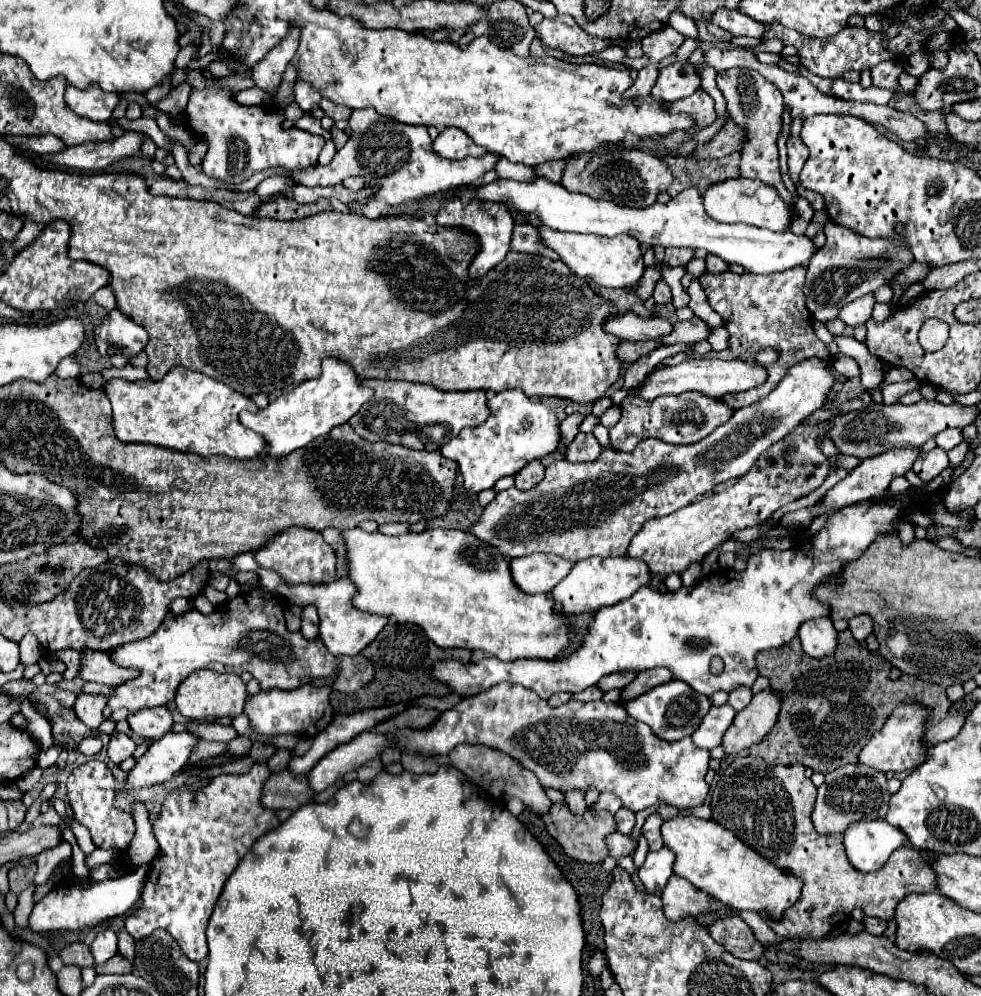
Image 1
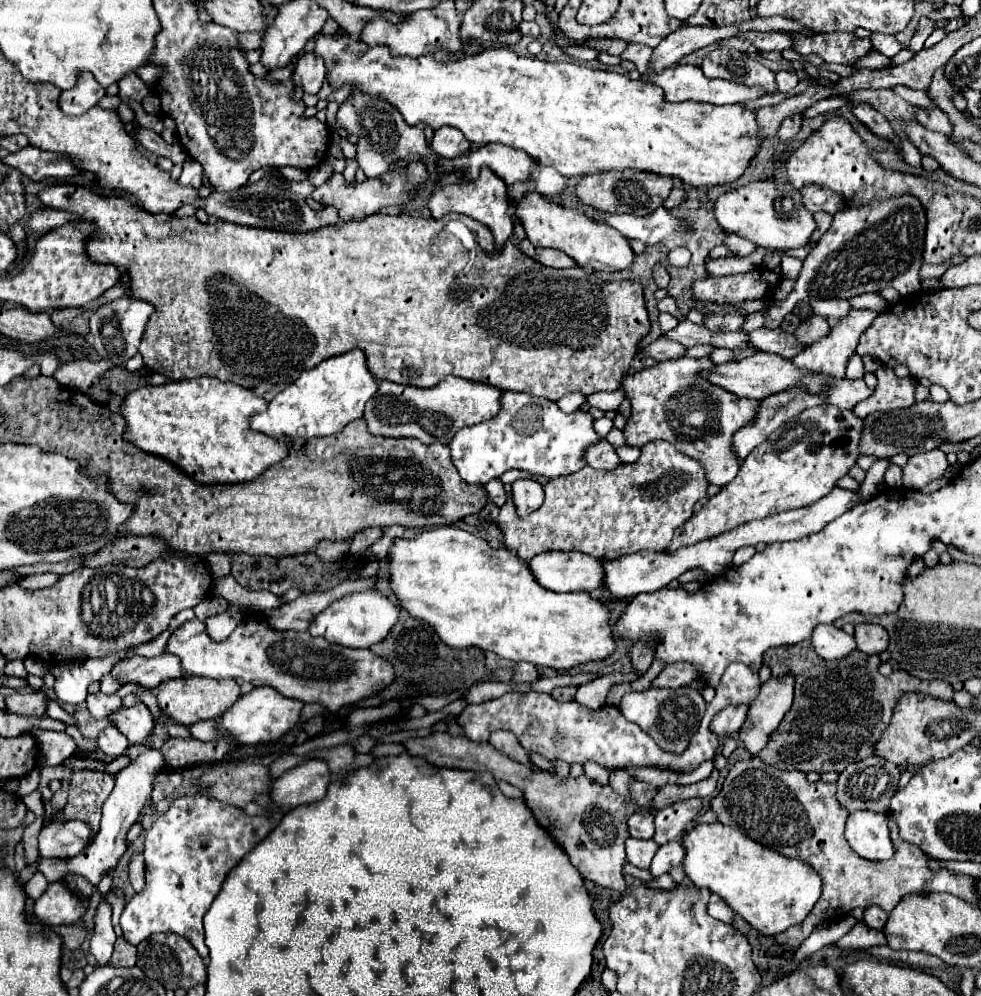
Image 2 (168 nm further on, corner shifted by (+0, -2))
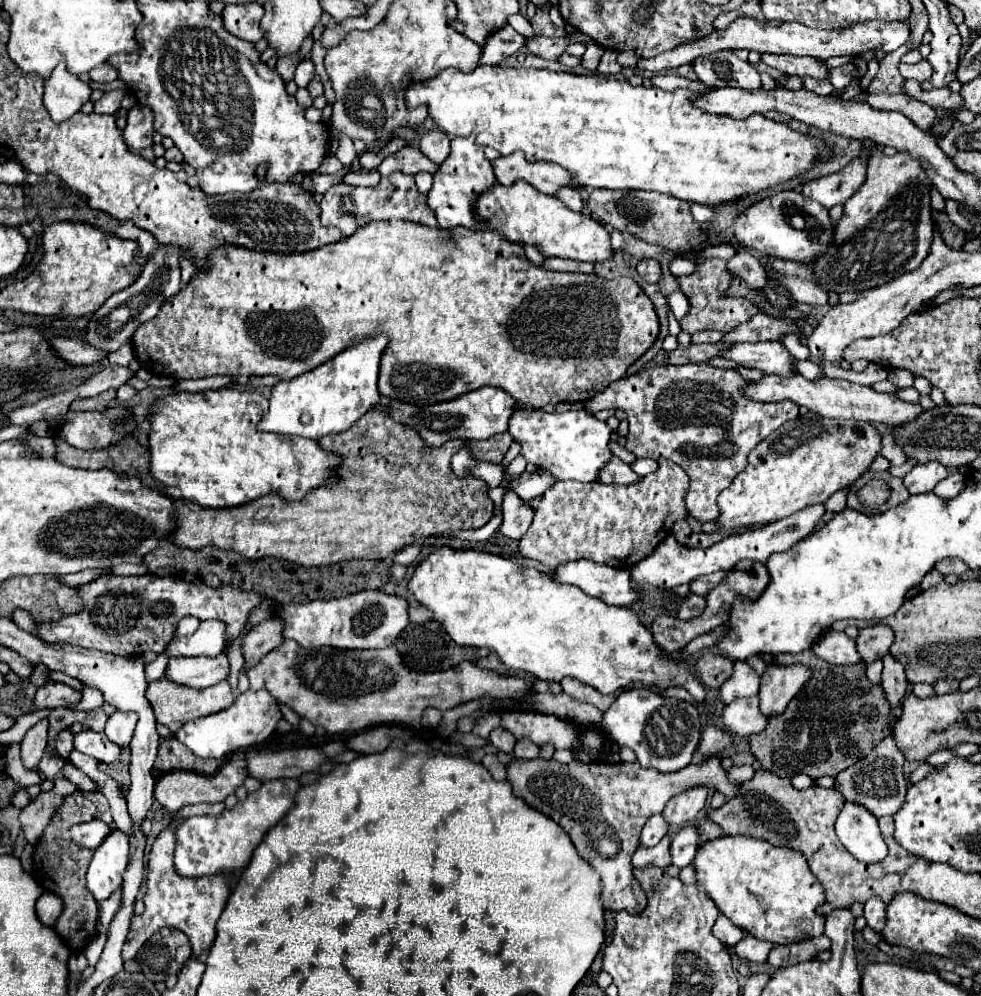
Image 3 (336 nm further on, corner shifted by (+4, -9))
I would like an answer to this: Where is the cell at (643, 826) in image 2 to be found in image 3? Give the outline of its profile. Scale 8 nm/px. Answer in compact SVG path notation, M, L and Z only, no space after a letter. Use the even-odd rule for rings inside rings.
M654 815L646 821L642 833L640 833L640 845L642 847L654 847L658 841L668 833L668 825L662 819L662 815Z

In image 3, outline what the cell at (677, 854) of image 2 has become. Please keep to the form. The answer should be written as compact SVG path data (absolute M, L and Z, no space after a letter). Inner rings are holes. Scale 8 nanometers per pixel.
M682 827L680 833L672 839L670 845L670 857L672 857L672 865L676 867L686 867L692 863L694 855L698 849L698 831L696 827Z

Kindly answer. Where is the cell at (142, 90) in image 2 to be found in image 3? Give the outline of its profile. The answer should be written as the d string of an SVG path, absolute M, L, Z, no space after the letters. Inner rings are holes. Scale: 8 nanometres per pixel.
M108 63L95 67L89 73L90 78L98 83L112 83L114 79L118 79L116 69L112 69Z

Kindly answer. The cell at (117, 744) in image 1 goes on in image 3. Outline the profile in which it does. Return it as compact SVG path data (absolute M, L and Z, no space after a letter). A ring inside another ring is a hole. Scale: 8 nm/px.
M80 731L74 735L74 749L94 757L96 761L114 763L120 757L120 747L108 741L106 733L96 731Z

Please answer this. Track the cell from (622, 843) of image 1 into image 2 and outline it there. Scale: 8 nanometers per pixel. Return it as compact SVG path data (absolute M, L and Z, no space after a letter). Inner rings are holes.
M628 838L626 840L626 854L628 854L628 862L632 866L638 868L650 868L650 862L656 854L660 846L654 840L636 840L636 838Z

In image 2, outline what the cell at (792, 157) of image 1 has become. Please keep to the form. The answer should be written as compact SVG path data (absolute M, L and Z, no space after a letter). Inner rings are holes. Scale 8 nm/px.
M794 114L790 118L786 118L778 130L778 136L784 140L784 142L794 142L796 140L796 134L800 132L800 122L802 122L802 116L800 114Z

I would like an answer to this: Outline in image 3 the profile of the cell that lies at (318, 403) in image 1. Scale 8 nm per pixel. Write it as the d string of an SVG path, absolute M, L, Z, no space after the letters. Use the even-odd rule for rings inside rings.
M370 337L358 345L352 345L348 349L344 349L340 355L332 357L328 363L298 375L290 381L280 381L274 389L272 389L272 397L270 397L270 409L268 413L260 419L258 429L260 431L272 431L272 433L286 433L286 435L300 435L306 439L320 439L332 433L342 433L346 431L354 421L358 421L370 407L374 407L380 401L380 393L378 393L378 365L380 365L380 355L384 351L384 347L388 345L388 337ZM302 415L308 415L310 421L302 423Z

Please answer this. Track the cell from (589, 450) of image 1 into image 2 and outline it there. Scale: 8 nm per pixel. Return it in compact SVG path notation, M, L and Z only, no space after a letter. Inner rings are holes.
M600 442L600 444L592 446L592 450L588 450L586 462L594 470L614 470L616 466L620 466L620 458L618 458L614 446L610 446L608 442L606 444Z

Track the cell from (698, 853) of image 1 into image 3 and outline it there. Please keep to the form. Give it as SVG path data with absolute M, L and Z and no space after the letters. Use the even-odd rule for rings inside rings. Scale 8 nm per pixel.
M724 835L700 845L692 865L696 869L696 883L710 895L718 911L756 939L784 945L824 933L824 917L816 915L816 907L824 903L824 889L808 869L808 863L804 855L800 855L800 851L778 849L762 839L752 839L744 835Z

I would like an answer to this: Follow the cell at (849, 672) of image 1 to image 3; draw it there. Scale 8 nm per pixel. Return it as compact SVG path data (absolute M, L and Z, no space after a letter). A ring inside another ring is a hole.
M808 649L800 655L780 653L774 657L774 663L808 665L812 677L788 703L788 709L782 715L770 719L762 733L750 735L752 755L756 755L762 769L780 777L794 777L798 773L806 773L814 779L822 775L836 777L846 767L864 759L874 745L888 737L890 703L882 685L868 681L864 661L848 667L830 665L820 661L814 651Z

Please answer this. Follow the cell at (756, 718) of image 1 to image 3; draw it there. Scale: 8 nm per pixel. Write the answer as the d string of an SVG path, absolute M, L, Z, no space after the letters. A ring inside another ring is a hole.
M768 665L760 683L760 713L764 717L774 717L784 713L790 699L802 689L802 685L810 679L810 669L804 665Z

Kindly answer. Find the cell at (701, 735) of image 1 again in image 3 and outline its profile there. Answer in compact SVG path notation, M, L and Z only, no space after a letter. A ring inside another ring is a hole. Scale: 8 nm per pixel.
M758 697L736 699L730 705L726 705L724 711L718 715L718 725L734 737L760 733L766 727L766 723L766 717L758 709Z

